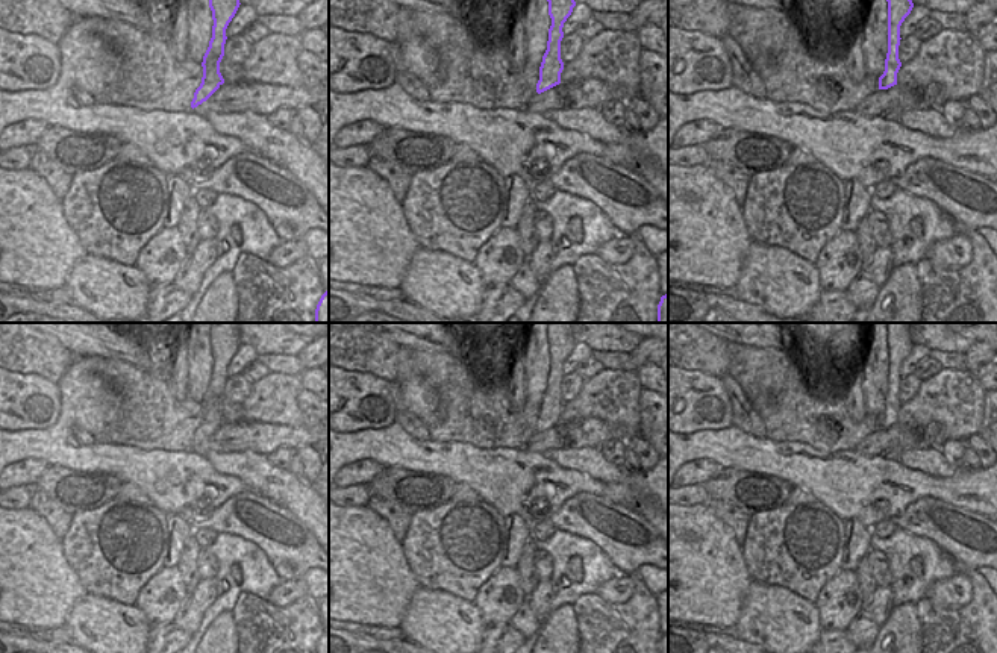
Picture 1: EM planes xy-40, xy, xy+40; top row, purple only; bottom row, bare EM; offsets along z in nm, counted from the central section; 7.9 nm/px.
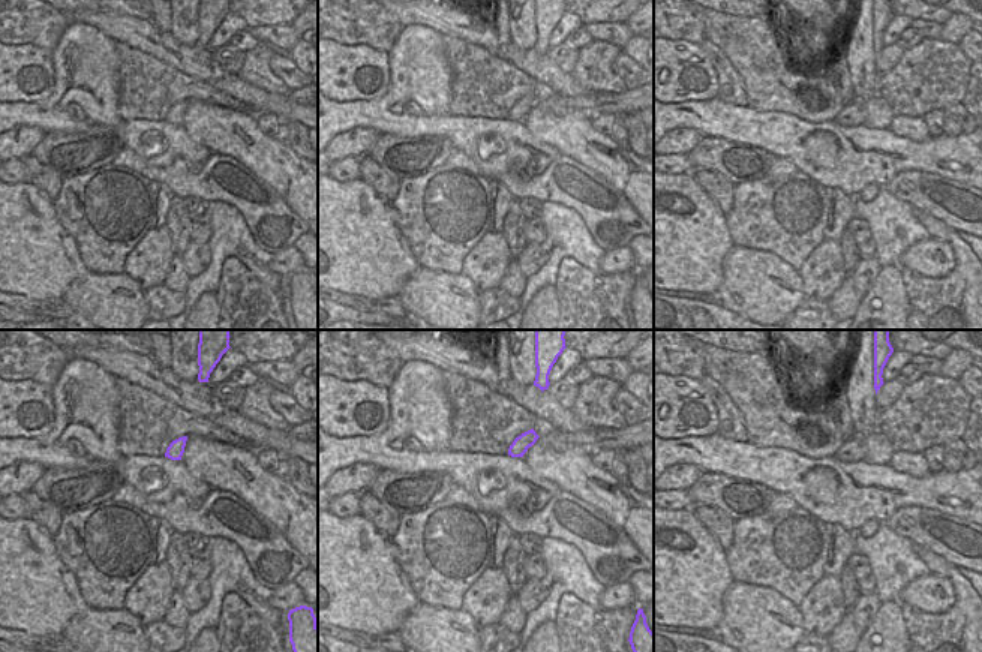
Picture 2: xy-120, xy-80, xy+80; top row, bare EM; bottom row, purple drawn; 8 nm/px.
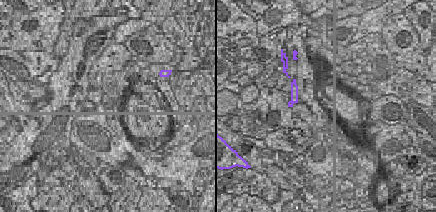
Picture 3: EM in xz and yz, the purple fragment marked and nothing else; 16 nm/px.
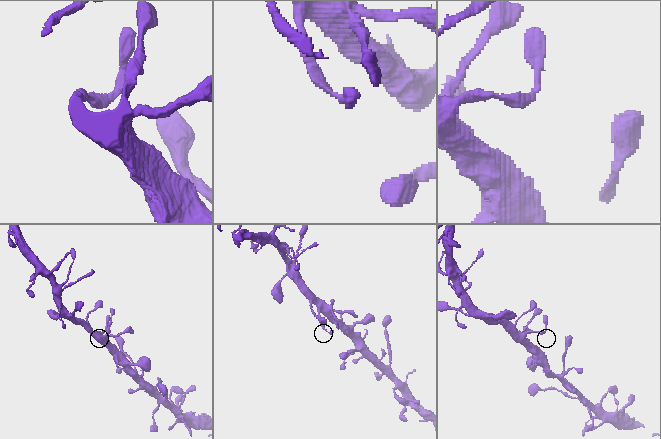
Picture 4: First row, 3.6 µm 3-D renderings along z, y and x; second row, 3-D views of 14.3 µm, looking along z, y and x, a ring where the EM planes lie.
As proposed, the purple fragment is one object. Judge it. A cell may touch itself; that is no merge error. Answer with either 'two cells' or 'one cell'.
one cell

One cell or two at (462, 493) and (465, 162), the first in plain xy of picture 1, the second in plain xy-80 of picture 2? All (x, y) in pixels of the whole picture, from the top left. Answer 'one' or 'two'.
one

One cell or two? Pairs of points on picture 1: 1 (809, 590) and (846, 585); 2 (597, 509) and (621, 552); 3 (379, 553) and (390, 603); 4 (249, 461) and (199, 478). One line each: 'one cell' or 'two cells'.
1: two cells
2: one cell
3: one cell
4: two cells

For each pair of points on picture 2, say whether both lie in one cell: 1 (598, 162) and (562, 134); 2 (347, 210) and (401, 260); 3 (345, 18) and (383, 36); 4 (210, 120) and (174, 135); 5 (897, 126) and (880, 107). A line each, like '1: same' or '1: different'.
1: same
2: same
3: same
4: different
5: different

